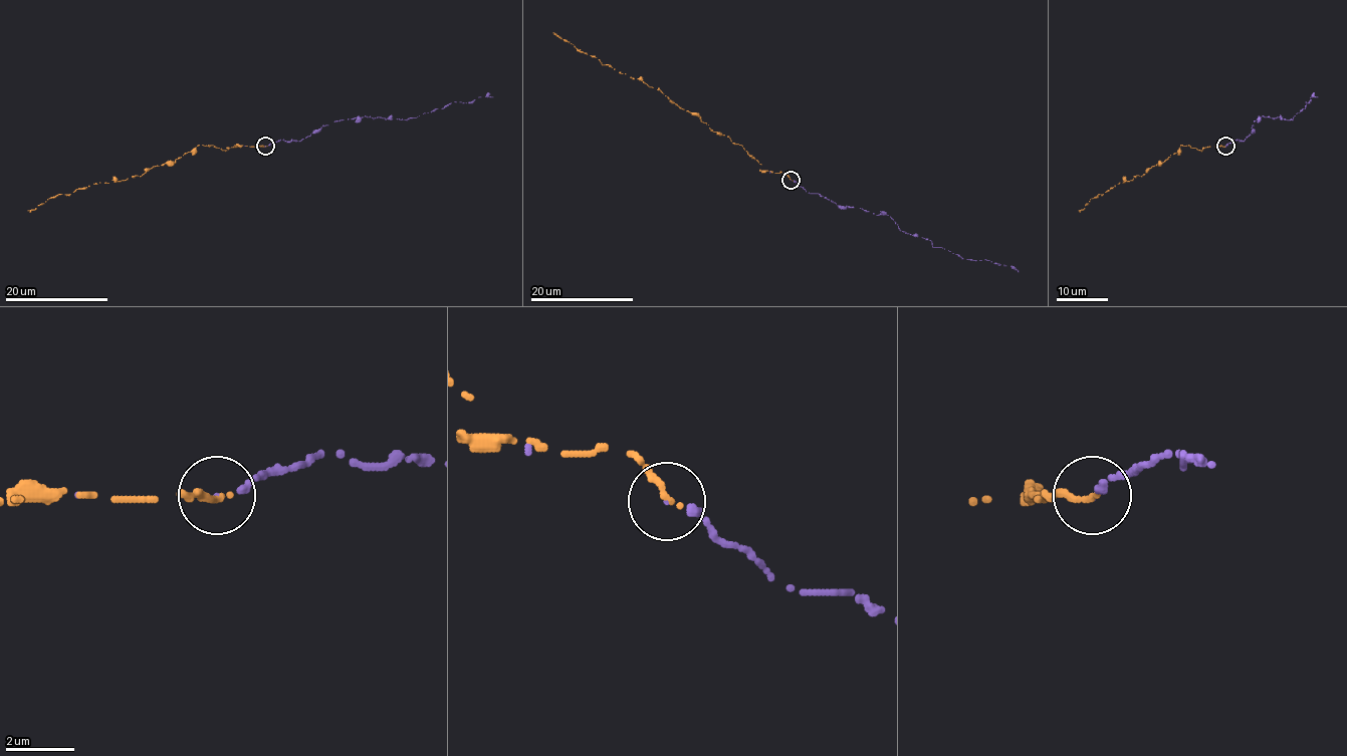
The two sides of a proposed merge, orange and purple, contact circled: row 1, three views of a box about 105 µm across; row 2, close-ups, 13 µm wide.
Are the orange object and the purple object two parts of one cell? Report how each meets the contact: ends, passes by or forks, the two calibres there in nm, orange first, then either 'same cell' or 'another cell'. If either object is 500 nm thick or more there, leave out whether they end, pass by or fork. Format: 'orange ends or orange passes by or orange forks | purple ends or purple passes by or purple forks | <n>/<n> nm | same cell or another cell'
orange ends | purple ends | 190/170 nm | same cell

